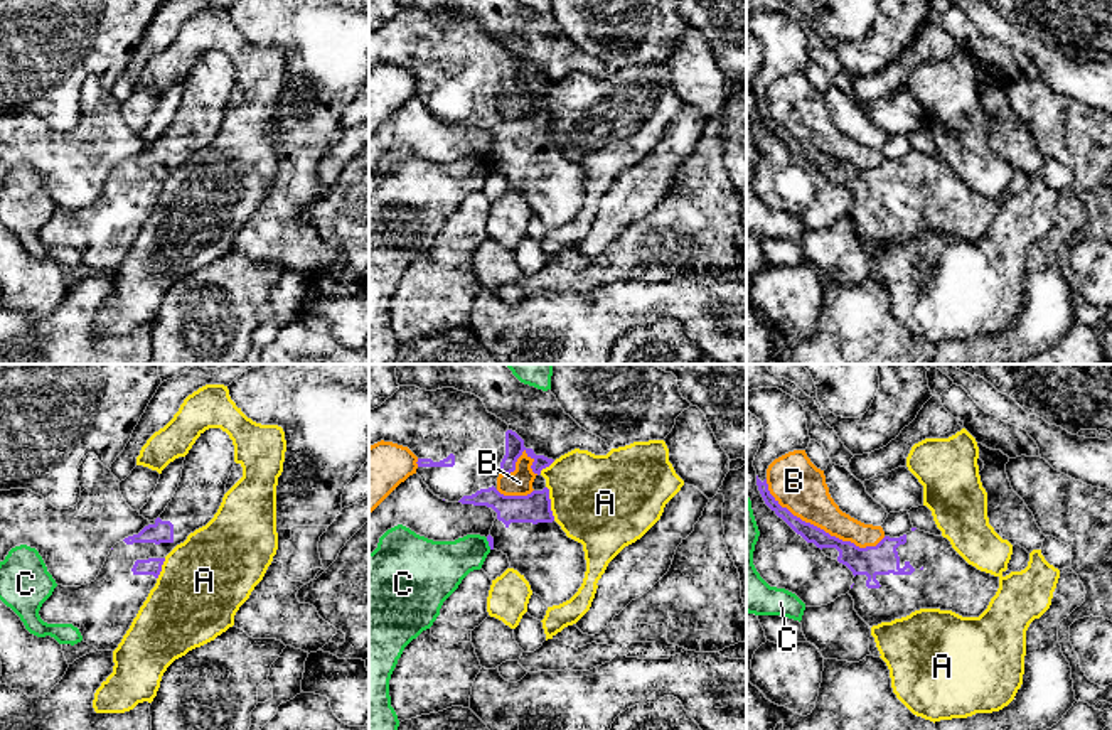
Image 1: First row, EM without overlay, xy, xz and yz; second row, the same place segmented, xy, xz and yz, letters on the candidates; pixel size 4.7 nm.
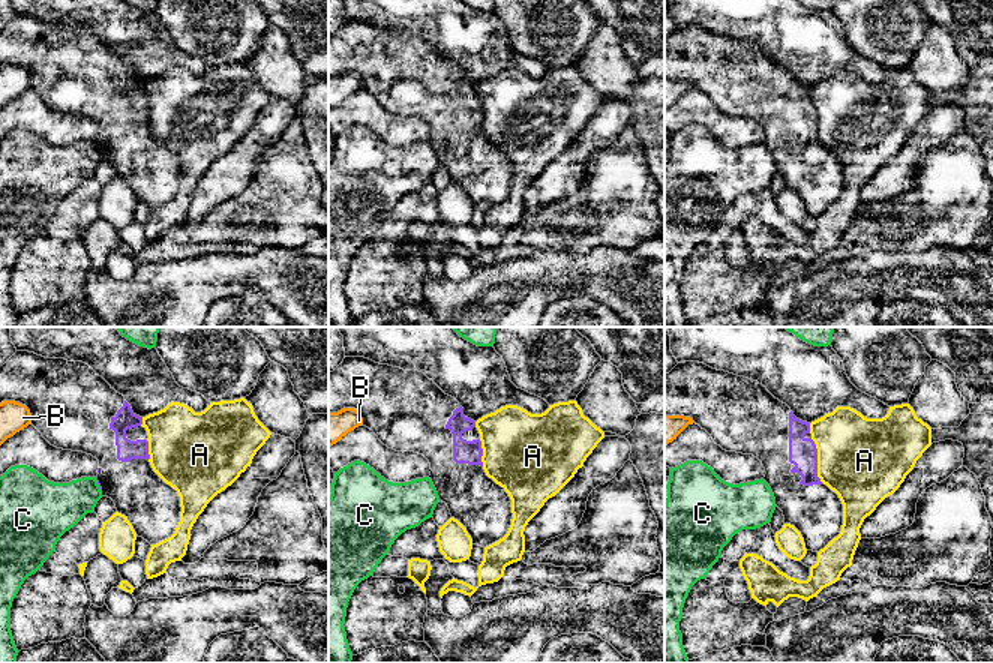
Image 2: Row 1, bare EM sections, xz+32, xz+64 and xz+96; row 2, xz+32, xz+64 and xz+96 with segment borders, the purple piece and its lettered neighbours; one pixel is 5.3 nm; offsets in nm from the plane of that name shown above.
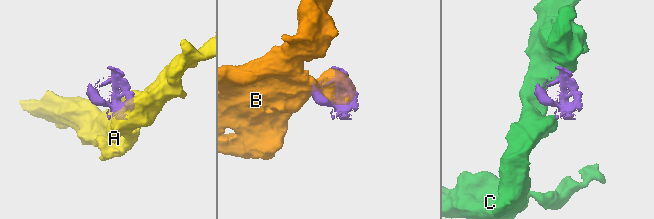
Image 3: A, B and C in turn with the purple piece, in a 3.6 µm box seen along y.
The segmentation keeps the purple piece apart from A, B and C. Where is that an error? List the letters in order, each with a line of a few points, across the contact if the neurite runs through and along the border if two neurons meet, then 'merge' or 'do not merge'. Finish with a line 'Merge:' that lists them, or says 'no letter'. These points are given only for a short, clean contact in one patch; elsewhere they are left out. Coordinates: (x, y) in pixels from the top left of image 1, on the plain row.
A: do not merge
B: do not merge
C: xz (486, 161), (491, 171) | do not merge
Merge: no letter

